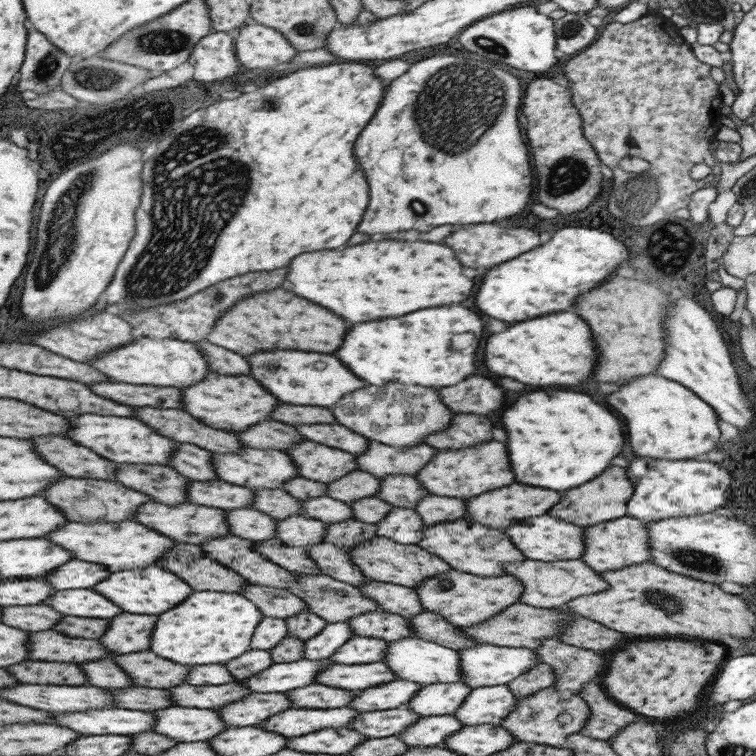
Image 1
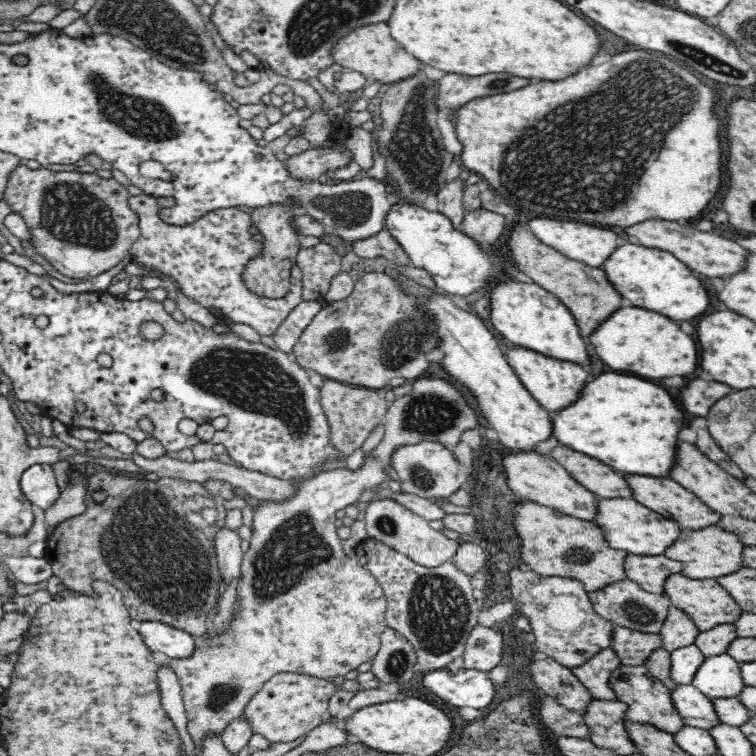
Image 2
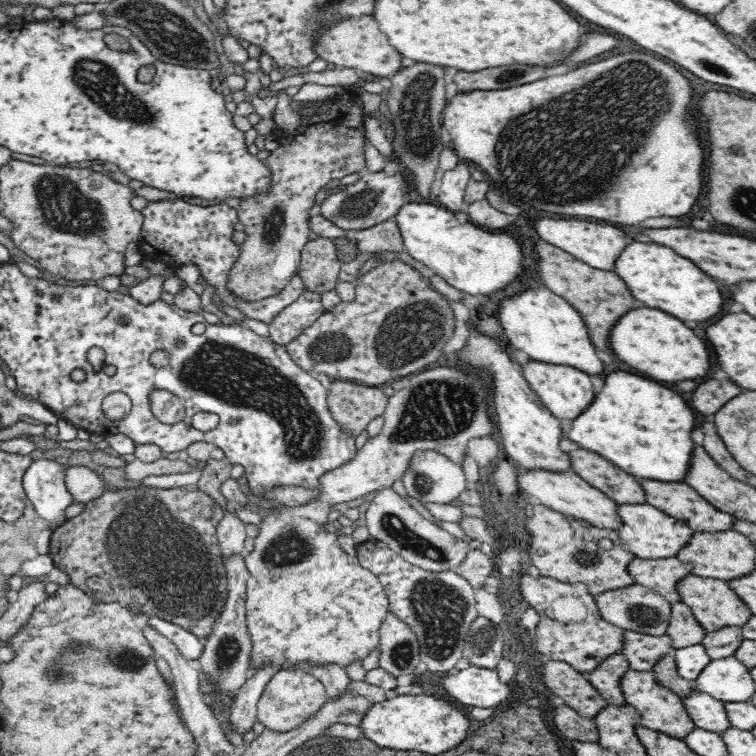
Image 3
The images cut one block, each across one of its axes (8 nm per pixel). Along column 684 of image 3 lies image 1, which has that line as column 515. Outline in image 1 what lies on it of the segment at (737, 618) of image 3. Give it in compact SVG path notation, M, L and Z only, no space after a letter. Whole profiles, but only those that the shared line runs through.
M451 569L425 579L413 590L425 610L439 613L448 623L463 627L479 624L504 608L517 604L523 585L514 576L507 574L480 577Z

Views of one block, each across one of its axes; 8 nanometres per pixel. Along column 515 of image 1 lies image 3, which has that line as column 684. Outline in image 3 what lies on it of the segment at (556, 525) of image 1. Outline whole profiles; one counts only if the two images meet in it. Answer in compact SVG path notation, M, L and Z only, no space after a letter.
M648 503L620 505L618 509L620 509L620 515L624 519L624 526L617 531L622 539L622 545L643 559L674 558L678 556L678 552L682 548L686 548L690 544L690 540L695 534L695 531L686 524L685 520L678 520Z

